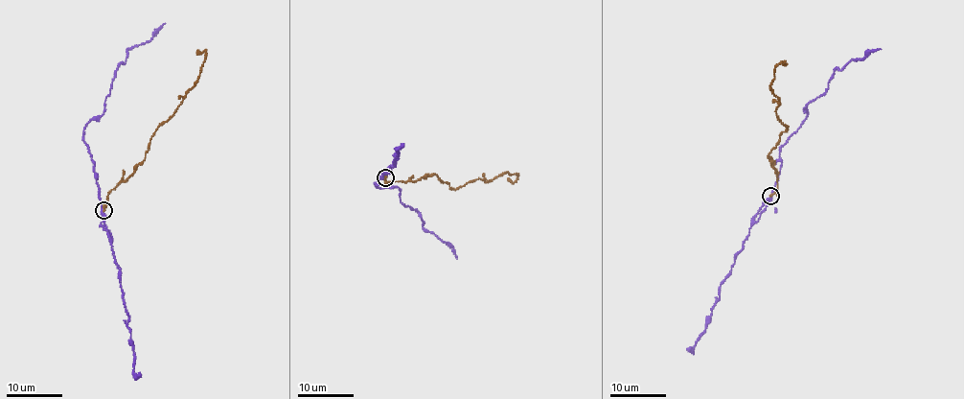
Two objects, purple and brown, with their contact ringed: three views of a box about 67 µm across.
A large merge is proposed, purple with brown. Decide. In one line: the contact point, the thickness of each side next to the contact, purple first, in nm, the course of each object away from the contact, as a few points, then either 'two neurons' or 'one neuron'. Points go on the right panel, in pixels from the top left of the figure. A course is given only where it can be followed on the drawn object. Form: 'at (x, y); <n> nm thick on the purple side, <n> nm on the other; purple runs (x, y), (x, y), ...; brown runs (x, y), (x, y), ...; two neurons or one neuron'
at (770, 196); 180 nm thick on the purple side, 150 nm on the other; purple runs (771, 195), (782, 166), (779, 149), (800, 127), (808, 113), (806, 105), (828, 87), (837, 68), (881, 49); brown runs (771, 195), (777, 181), (768, 154), (787, 128), (776, 115), (778, 100), (770, 86), (775, 68), (783, 61); one neuron

